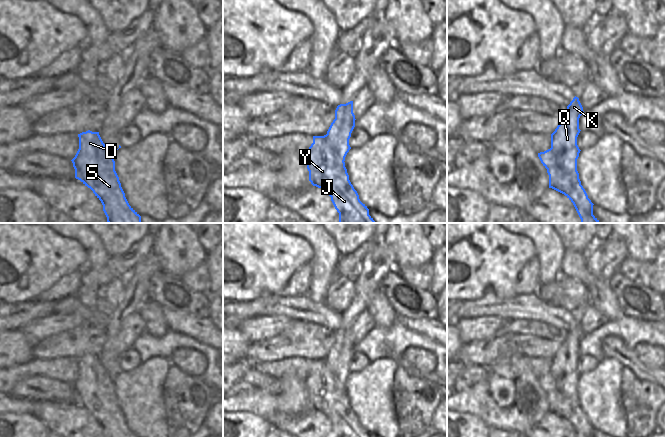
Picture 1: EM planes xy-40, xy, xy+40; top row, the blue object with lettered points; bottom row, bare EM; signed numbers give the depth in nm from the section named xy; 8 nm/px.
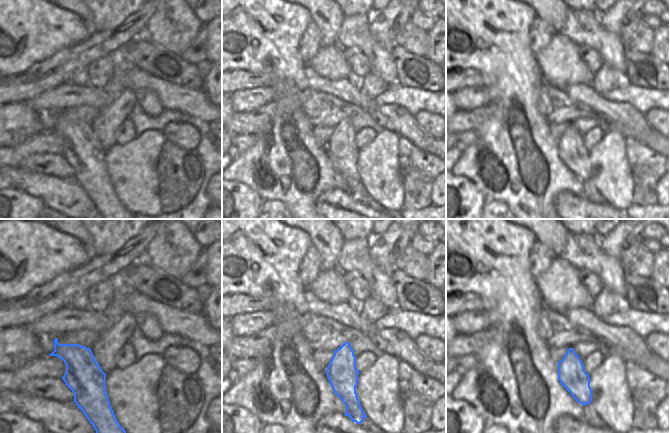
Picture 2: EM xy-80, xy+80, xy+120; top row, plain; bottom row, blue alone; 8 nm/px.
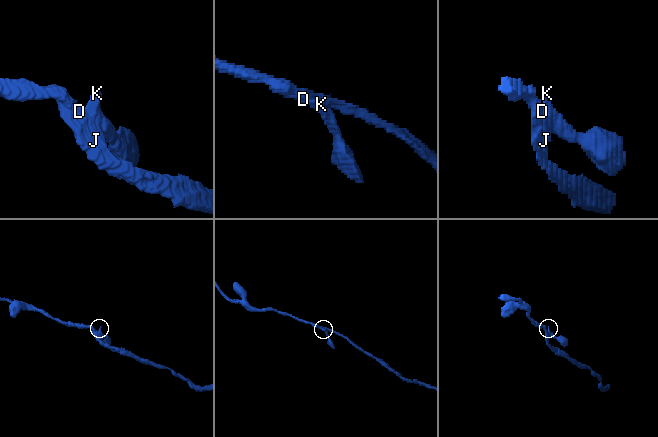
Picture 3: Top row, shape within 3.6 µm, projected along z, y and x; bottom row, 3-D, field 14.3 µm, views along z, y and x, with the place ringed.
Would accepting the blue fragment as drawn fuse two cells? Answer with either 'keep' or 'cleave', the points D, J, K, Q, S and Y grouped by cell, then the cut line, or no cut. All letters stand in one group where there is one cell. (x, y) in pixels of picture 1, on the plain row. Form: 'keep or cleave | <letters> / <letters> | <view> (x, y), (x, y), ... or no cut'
cleave | D J S Y / K Q | xy+40 (550, 372), (558, 389), (572, 403), (572, 413), (583, 426)

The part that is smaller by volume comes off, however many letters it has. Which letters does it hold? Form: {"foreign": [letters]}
{"foreign": ["K", "Q"]}

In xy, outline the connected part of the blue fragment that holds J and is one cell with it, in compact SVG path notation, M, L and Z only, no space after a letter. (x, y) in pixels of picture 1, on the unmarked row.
M327 359L313 360L313 367L305 379L309 395L309 405L313 410L322 412L330 421L338 437L369 437L369 433L353 419L345 386L337 379L327 365Z

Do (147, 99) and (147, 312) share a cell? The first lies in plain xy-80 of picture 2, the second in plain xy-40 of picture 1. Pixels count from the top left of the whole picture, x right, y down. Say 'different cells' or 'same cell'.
same cell

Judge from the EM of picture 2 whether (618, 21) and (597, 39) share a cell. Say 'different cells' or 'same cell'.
different cells

